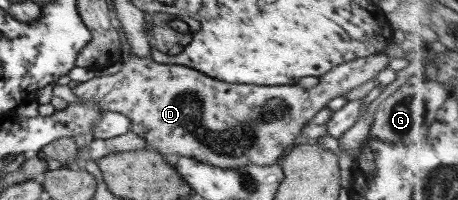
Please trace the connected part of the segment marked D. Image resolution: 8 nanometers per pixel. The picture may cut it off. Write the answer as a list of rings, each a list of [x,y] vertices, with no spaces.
[[[383,53],[330,68],[319,78],[315,88],[303,90],[299,86],[253,86],[253,84],[225,84],[203,76],[184,65],[157,64],[151,57],[135,57],[129,54],[117,72],[111,75],[91,78],[71,89],[79,99],[91,99],[109,112],[125,115],[130,120],[130,131],[143,138],[149,150],[157,150],[168,162],[180,157],[197,160],[221,170],[237,170],[255,164],[269,166],[277,163],[293,145],[295,136],[309,122],[315,113],[337,96],[345,95],[353,88],[373,78],[385,78],[386,66],[393,58]]]

